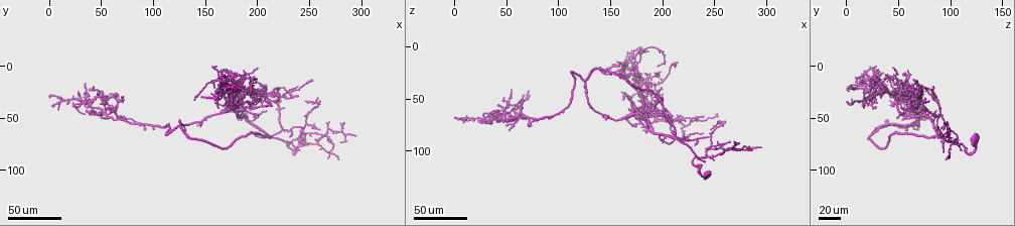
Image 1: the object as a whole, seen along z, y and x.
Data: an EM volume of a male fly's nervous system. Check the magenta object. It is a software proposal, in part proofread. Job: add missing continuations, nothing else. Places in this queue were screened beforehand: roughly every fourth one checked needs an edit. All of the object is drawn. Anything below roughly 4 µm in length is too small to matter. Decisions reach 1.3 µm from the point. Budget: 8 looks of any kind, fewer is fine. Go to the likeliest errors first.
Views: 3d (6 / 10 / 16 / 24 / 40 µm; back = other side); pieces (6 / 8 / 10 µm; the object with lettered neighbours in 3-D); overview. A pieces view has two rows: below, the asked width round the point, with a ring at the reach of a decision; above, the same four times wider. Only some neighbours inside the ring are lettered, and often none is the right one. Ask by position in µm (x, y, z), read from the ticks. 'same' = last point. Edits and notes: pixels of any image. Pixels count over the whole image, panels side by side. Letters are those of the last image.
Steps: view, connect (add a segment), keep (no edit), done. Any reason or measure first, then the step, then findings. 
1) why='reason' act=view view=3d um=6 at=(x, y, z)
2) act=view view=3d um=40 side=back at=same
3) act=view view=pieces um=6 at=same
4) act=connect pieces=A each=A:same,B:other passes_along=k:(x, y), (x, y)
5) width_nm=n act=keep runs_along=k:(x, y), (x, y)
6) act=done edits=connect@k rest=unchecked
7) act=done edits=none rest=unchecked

why='an open end' act=view view=3d um=40 at=(162, 40, 16)

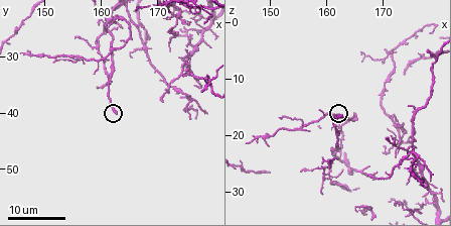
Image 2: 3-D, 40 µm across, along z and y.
act=view view=pieces um=6 at=(162.5, 39.5, 16.5)

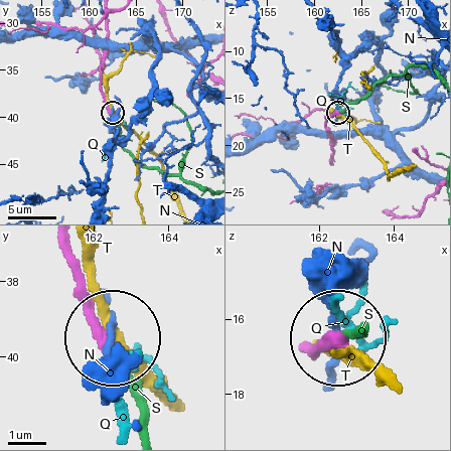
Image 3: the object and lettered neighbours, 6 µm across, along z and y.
act=connect pieces=S each=N:other,Q:other,S:same,T:other passes_along=3:(303, 352), (351, 333) found='the cell continues'

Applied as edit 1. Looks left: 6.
why='branch stops here' act=view view=3d um=24 at=(200, 38, 52)

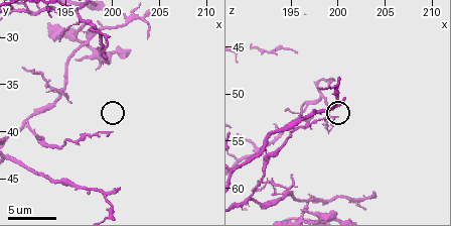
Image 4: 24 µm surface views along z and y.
act=view view=pieces um=6 at=(199.8, 39.8, 52.4)

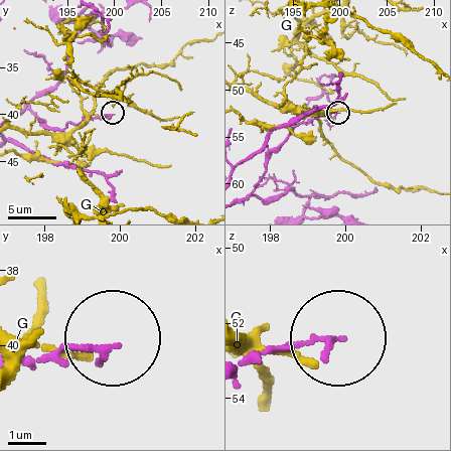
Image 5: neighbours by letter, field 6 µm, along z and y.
act=keep each=G:other runs_along=5:(242, 201), (262, 178), (268, 156), (295, 128), (337, 113) found='no lettered segment goes on from it'

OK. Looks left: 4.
why='tapers out' act=view view=3d um=40 at=(242, 82, 110)

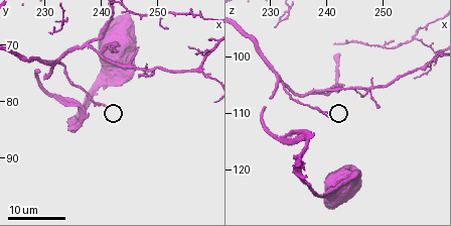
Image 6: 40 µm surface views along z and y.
act=view view=pieces um=8 at=(240.5, 80.5, 109.5)

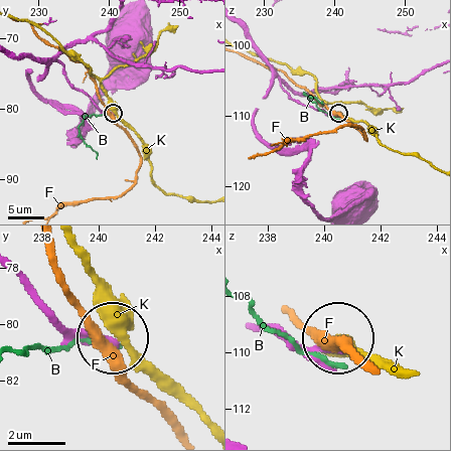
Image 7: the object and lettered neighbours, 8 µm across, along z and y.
act=keep each=B:other,F:other,K:other runs_along=7:(29, 71), (40, 76), (58, 61), (74, 87), (112, 112) found='no lettered segment goes on from it'

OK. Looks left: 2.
why='end of a long branch' act=view view=3d um=24 at=(186, 22, 4)

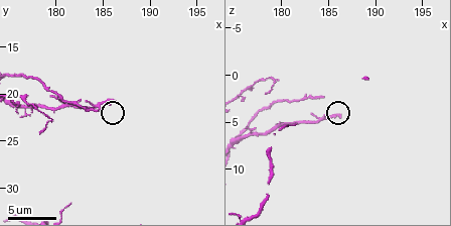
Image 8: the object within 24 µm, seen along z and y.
act=view view=pieces um=10 at=(186.2, 20.8, 4.6)

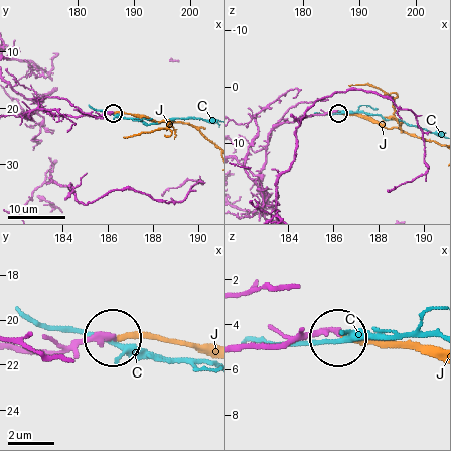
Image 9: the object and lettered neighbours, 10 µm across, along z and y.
act=connect pieces=J each=C:other,J:same passes_along=9:(51, 353), (115, 336), (154, 336), (205, 348) found='it goes on there'

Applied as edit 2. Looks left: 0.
act=done edits=connect@3,connect@9 rest=unchecked

